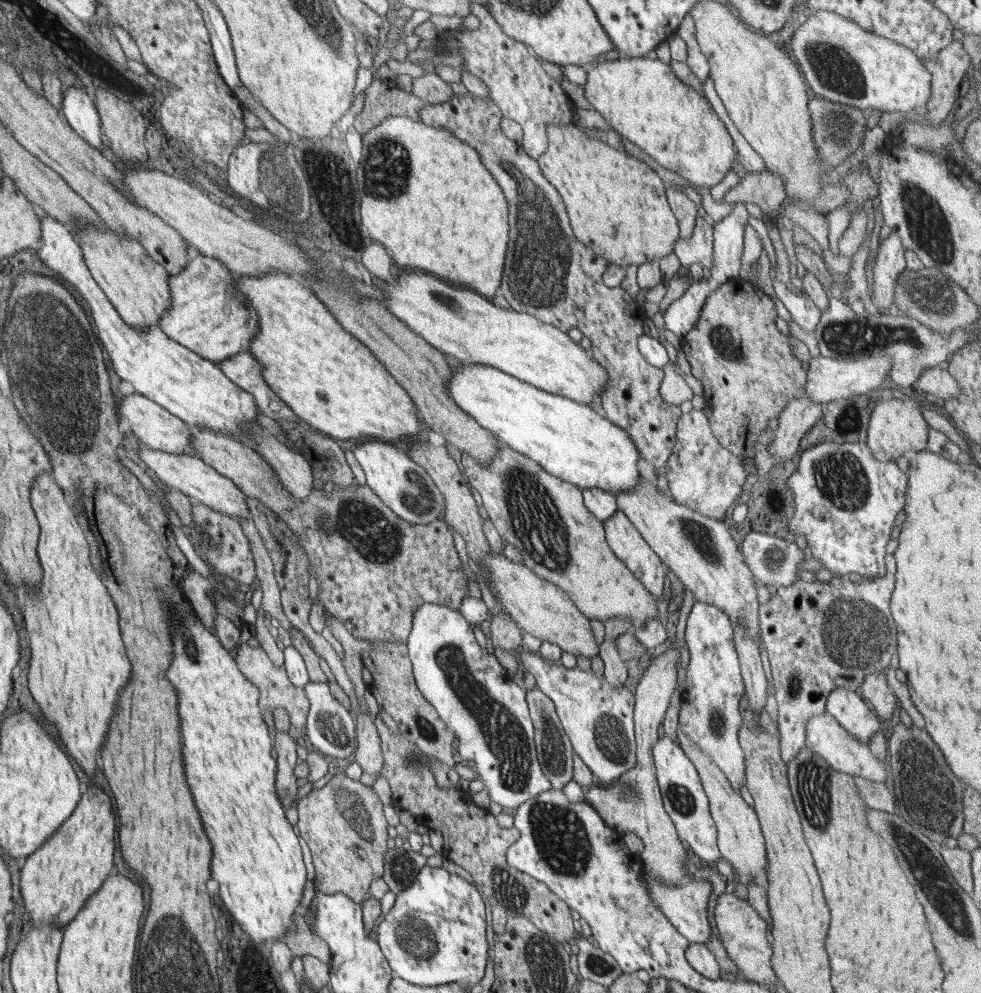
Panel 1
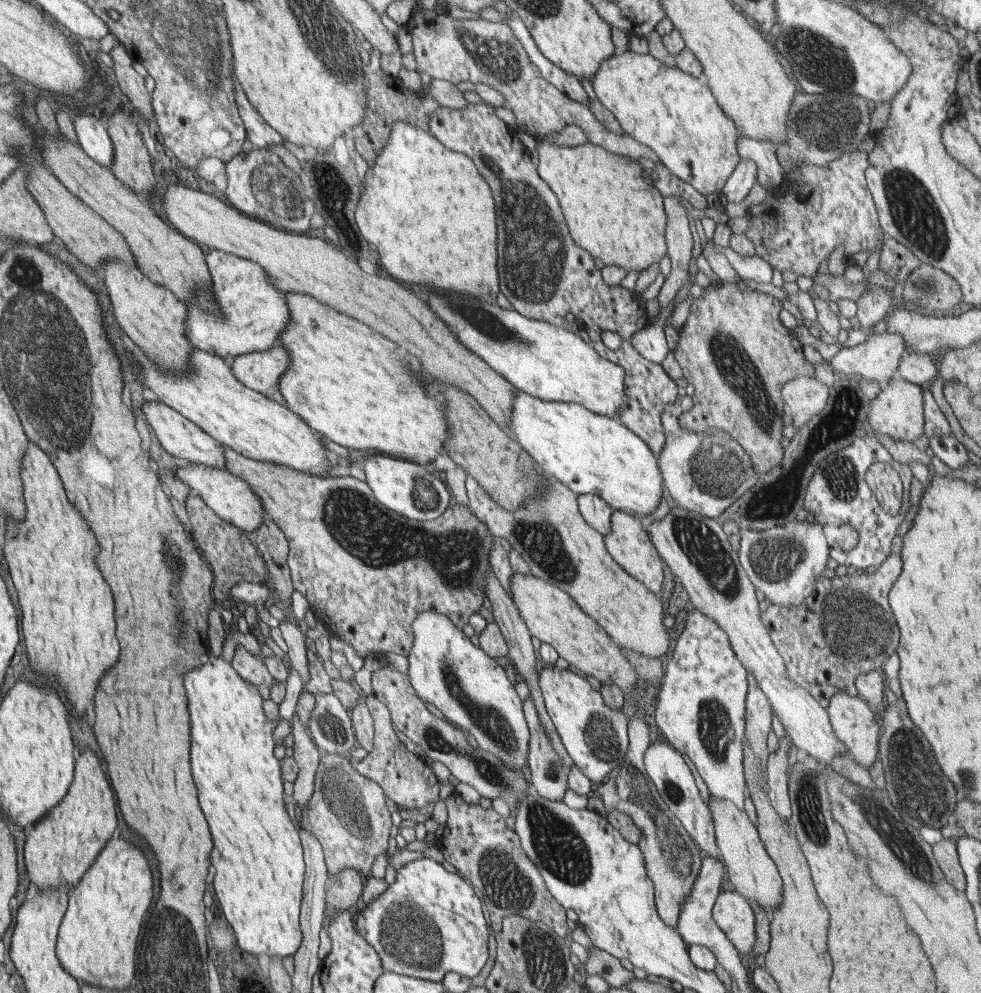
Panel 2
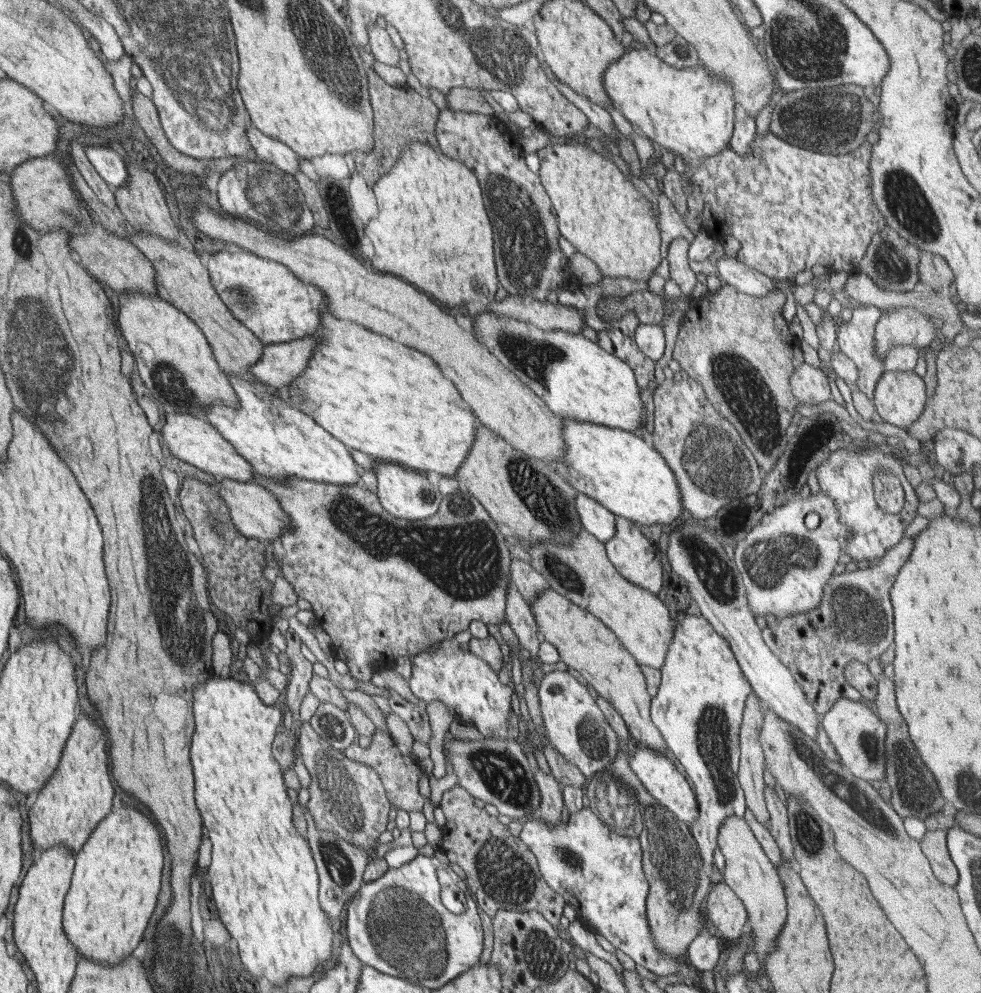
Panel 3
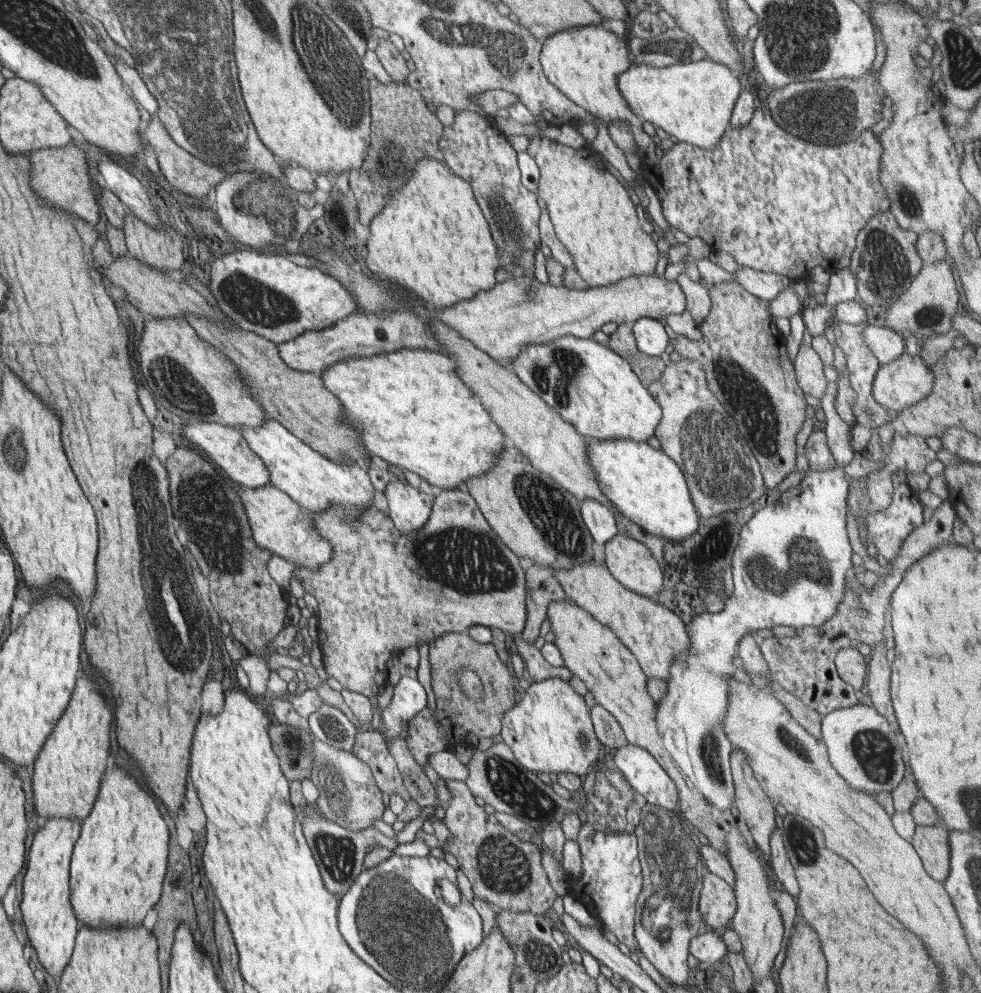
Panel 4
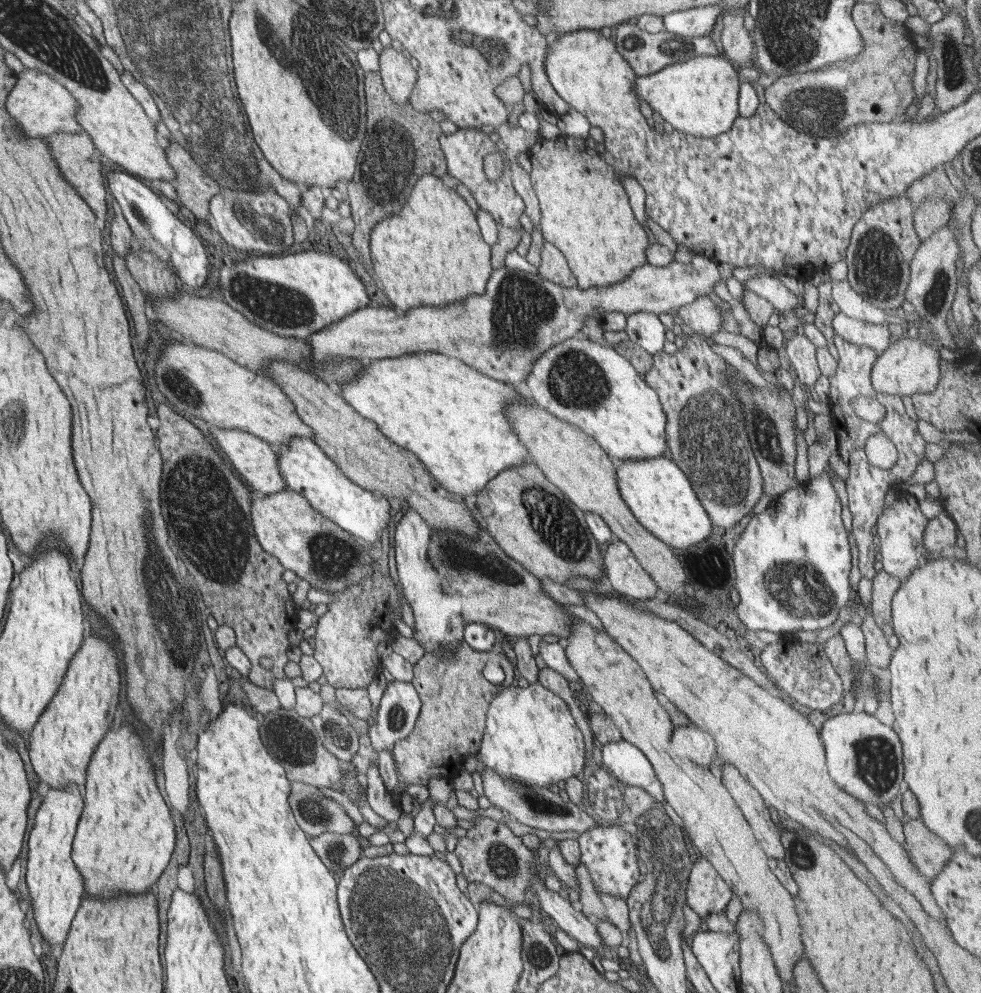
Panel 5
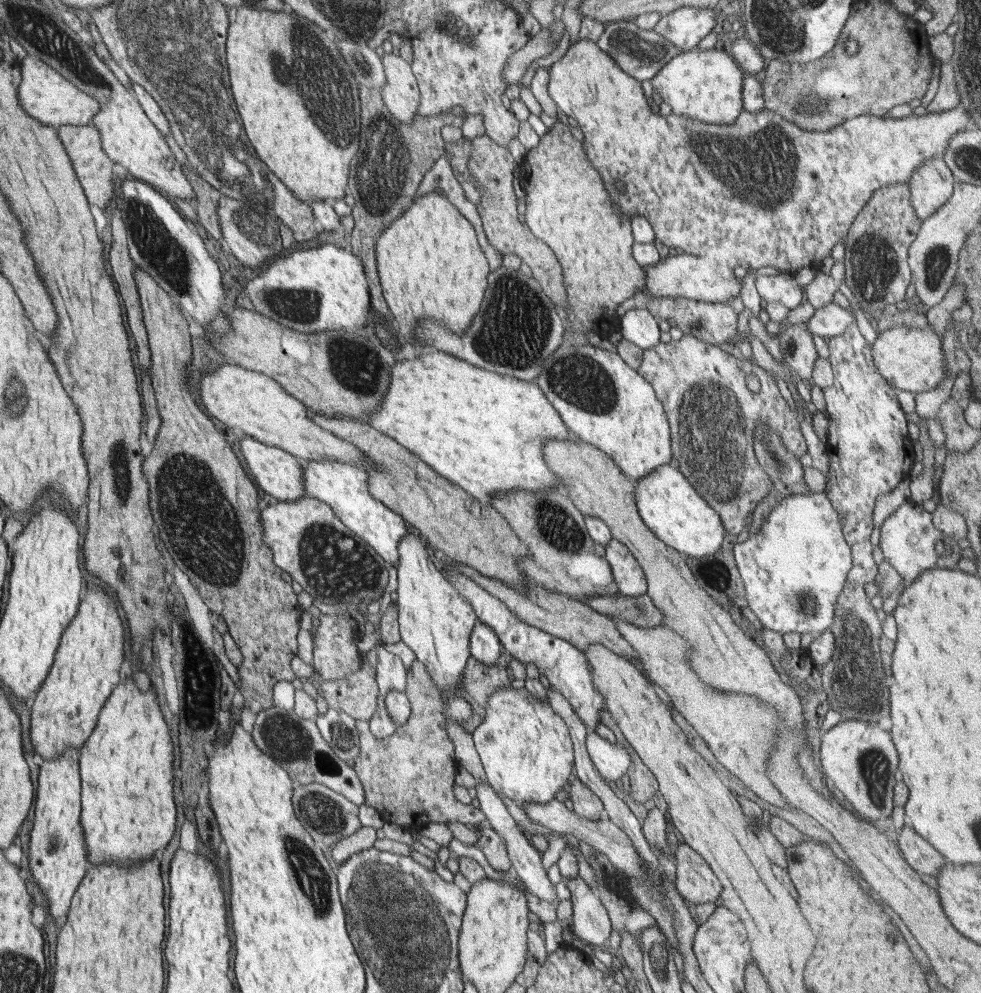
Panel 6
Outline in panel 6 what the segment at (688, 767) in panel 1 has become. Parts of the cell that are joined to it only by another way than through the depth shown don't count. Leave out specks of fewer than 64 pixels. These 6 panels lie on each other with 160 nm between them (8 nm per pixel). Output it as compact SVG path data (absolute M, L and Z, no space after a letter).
M591 731L587 736L587 749L604 780L624 783L631 768L631 754L624 745L618 742L612 744L595 731Z

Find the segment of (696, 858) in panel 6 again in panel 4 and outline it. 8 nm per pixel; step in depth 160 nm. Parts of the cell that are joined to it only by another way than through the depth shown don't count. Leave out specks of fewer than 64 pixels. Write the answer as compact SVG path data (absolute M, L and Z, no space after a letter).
M710 871L704 875L699 898L702 922L712 931L722 932L735 917L737 900L733 888Z

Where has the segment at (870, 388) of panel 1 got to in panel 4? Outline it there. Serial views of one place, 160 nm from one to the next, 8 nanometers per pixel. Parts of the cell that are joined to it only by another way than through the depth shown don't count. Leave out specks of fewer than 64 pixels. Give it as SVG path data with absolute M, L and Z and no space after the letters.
M945 260L924 263L908 290L885 309L886 326L902 335L912 332L920 341L932 335L947 333L954 326L954 314L963 308L956 281L952 274L952 265Z

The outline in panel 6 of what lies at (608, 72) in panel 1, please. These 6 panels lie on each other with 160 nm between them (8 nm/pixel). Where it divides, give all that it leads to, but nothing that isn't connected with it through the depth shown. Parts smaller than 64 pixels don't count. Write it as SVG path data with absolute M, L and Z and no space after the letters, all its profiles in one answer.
M723 46L681 52L665 64L652 80L654 90L674 115L698 120L705 124L732 125L743 112L744 74L730 52Z

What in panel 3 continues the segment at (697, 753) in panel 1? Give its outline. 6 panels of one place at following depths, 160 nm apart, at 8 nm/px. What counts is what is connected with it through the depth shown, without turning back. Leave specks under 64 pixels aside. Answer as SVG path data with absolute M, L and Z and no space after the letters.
M730 816L720 826L718 848L725 856L724 882L740 897L748 913L748 926L753 934L752 952L762 959L774 947L787 919L787 900L777 868L768 859L748 823Z

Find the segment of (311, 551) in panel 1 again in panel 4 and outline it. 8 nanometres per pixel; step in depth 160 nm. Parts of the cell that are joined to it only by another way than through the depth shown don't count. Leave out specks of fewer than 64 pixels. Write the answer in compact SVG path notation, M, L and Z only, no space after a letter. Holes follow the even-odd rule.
M456 488L440 492L434 499L433 509L428 517L428 522L422 528L410 531L409 533L401 533L395 527L390 516L378 510L374 505L370 505L367 509L364 509L354 522L345 519L345 512L340 505L332 505L324 509L323 512L311 513L311 515L318 534L332 545L332 559L330 559L330 562L326 562L324 566L320 566L316 572L299 566L294 570L294 574L300 578L300 583L302 583L304 591L317 601L315 614L320 621L320 624L318 624L318 642L321 653L323 654L323 667L327 674L338 680L344 689L359 693L368 698L376 696L380 690L380 686L386 684L387 662L392 657L400 655L409 646L418 648L421 642L431 643L447 633L462 634L475 625L484 626L488 629L499 628L503 632L516 635L521 634L525 630L526 622L528 622L526 610L526 565L523 564L523 560L514 555L514 552L492 530L485 516L478 508L477 502L465 488ZM414 576L424 578L424 582L414 582L412 580Z

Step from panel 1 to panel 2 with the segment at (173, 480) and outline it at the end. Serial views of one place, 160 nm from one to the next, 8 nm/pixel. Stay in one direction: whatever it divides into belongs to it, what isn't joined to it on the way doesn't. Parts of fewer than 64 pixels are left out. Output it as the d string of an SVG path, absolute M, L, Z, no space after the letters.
M192 463L190 466L178 466L175 470L172 470L171 477L177 482L188 484L192 493L200 495L200 498L217 515L220 515L220 518L232 522L238 529L254 534L254 530L258 529L264 522L266 512L262 498L255 494L250 483L232 475L228 470Z

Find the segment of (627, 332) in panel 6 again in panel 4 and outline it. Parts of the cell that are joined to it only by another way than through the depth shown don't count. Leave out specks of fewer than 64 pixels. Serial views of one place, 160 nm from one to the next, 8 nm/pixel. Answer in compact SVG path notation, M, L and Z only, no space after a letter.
M639 318L632 325L637 349L646 355L661 357L668 343L672 342L659 320Z

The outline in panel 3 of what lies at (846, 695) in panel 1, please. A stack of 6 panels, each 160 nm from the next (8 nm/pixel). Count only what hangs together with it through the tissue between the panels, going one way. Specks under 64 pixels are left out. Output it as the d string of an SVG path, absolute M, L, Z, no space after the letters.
M842 698L822 716L821 725L848 772L863 781L885 780L887 726L870 703Z

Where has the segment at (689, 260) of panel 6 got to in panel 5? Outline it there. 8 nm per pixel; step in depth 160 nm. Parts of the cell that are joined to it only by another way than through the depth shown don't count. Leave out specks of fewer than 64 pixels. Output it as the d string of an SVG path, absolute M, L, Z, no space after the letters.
M702 254L694 255L692 263L683 264L682 262L672 261L668 266L654 266L650 263L646 263L644 266L639 266L635 268L623 281L615 282L611 285L601 286L601 287L592 287L589 289L581 289L580 287L563 287L550 282L549 280L543 279L539 274L532 274L522 270L510 270L509 267L502 266L498 270L493 270L490 278L488 279L488 284L486 287L486 292L482 296L469 296L463 301L457 301L454 305L448 305L445 307L416 307L410 310L407 310L404 314L398 314L394 309L388 307L372 307L366 306L352 312L352 314L344 316L339 321L336 321L330 326L324 327L315 333L312 333L308 338L309 345L311 346L312 356L311 361L314 365L318 363L328 363L329 360L335 360L335 358L361 358L365 361L366 366L370 364L373 360L385 359L385 358L398 358L402 355L407 355L410 353L427 353L428 351L433 351L434 353L446 354L452 356L453 358L458 358L464 364L479 370L482 374L488 374L490 378L498 379L500 382L510 383L511 385L516 385L522 380L526 380L527 376L530 374L531 366L536 362L536 360L542 357L542 354L546 352L551 346L557 345L558 343L564 342L566 339L576 337L579 335L580 329L584 326L586 318L588 316L604 316L609 312L622 312L626 316L628 314L634 314L639 312L649 312L652 314L666 314L679 312L679 308L690 304L692 301L695 301L696 298L701 296L707 296L710 292L714 291L714 285L718 282L720 278L720 273L715 268L716 262L713 259L709 259Z

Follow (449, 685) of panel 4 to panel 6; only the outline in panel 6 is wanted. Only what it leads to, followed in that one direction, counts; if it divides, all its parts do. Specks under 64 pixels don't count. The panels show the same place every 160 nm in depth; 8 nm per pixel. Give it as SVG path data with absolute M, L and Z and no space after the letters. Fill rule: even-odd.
M472 656L467 660L463 672L463 690L458 691L458 697L466 699L470 705L471 717L464 722L456 722L466 732L472 734L484 720L490 696L502 687L510 686L512 681L508 679L508 670L501 661L486 666ZM416 659L407 670L407 685L404 690L404 694L406 694L410 706L411 706L411 715L409 719L406 721L406 724L402 726L398 726L395 730L395 733L387 736L386 738L376 738L374 734L372 734L369 721L367 720L355 720L356 730L358 731L358 739L360 741L360 754L354 760L354 770L356 774L359 776L361 783L364 787L365 792L365 804L368 806L373 806L383 818L384 821L387 822L396 822L396 824L400 824L406 829L409 829L411 832L414 830L421 830L427 824L430 823L440 823L446 824L448 826L453 826L455 823L462 824L472 824L475 826L481 826L486 824L486 815L480 810L480 808L475 808L473 805L465 805L462 802L458 801L456 797L454 797L454 792L452 788L454 788L454 776L457 773L457 769L454 768L453 760L455 759L455 746L453 742L449 739L445 728L445 721L450 720L456 722L456 720L452 720L449 712L447 711L446 706L446 698L444 698L444 694L438 690L437 684L431 679L431 676L428 674L426 667L422 664L418 659Z

